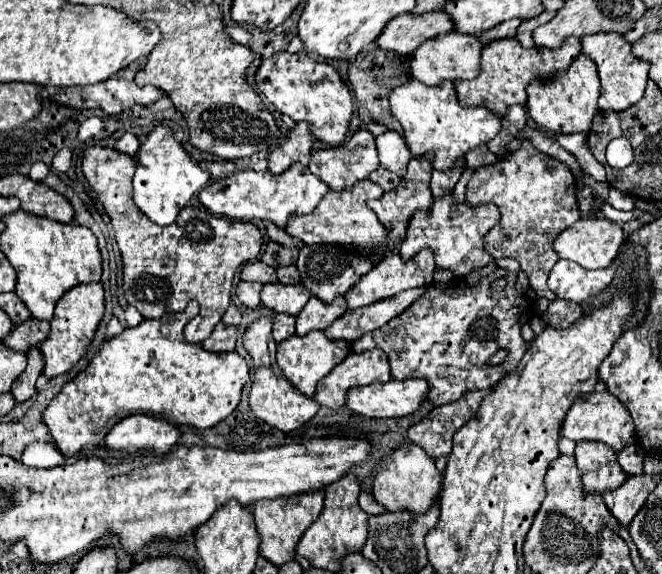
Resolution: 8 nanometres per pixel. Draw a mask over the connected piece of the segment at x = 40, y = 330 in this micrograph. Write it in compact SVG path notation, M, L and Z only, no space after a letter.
M30 317L30 323L22 323L22 327L14 327L12 333L6 337L6 347L12 351L28 353L32 347L38 347L46 335L50 333L50 323L42 323Z

